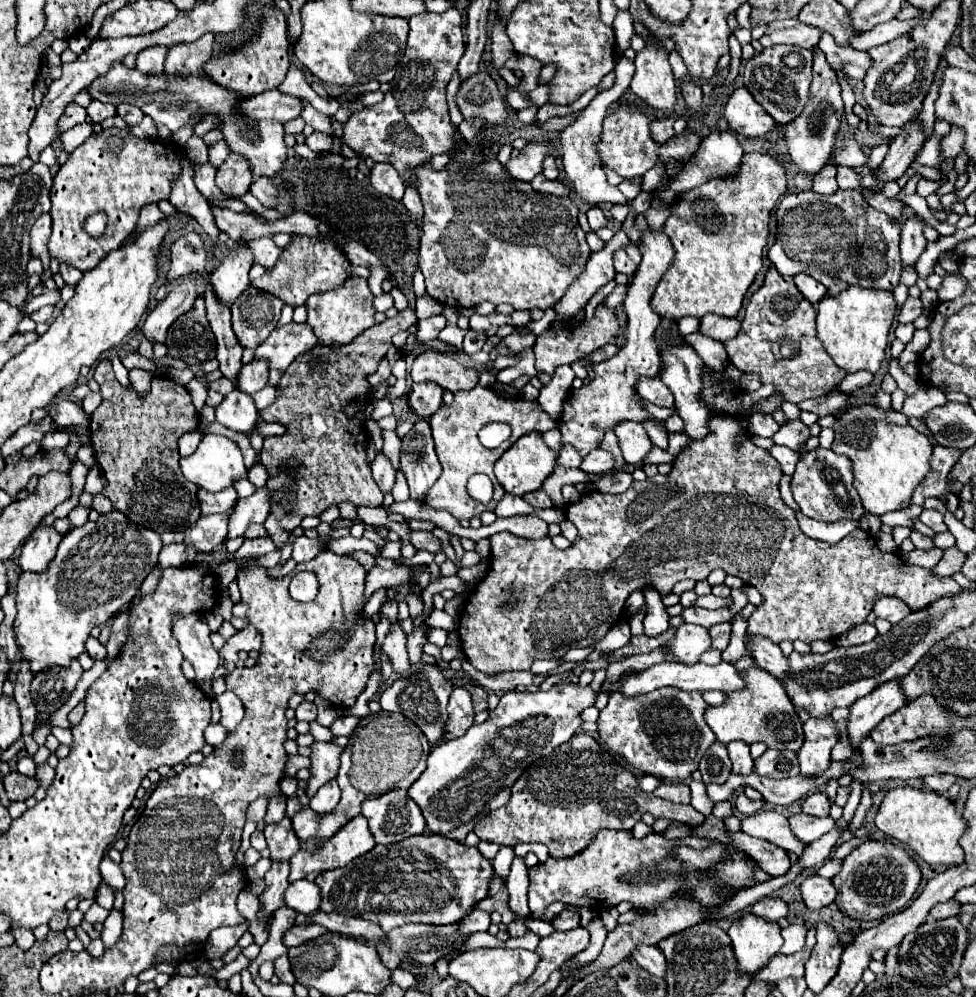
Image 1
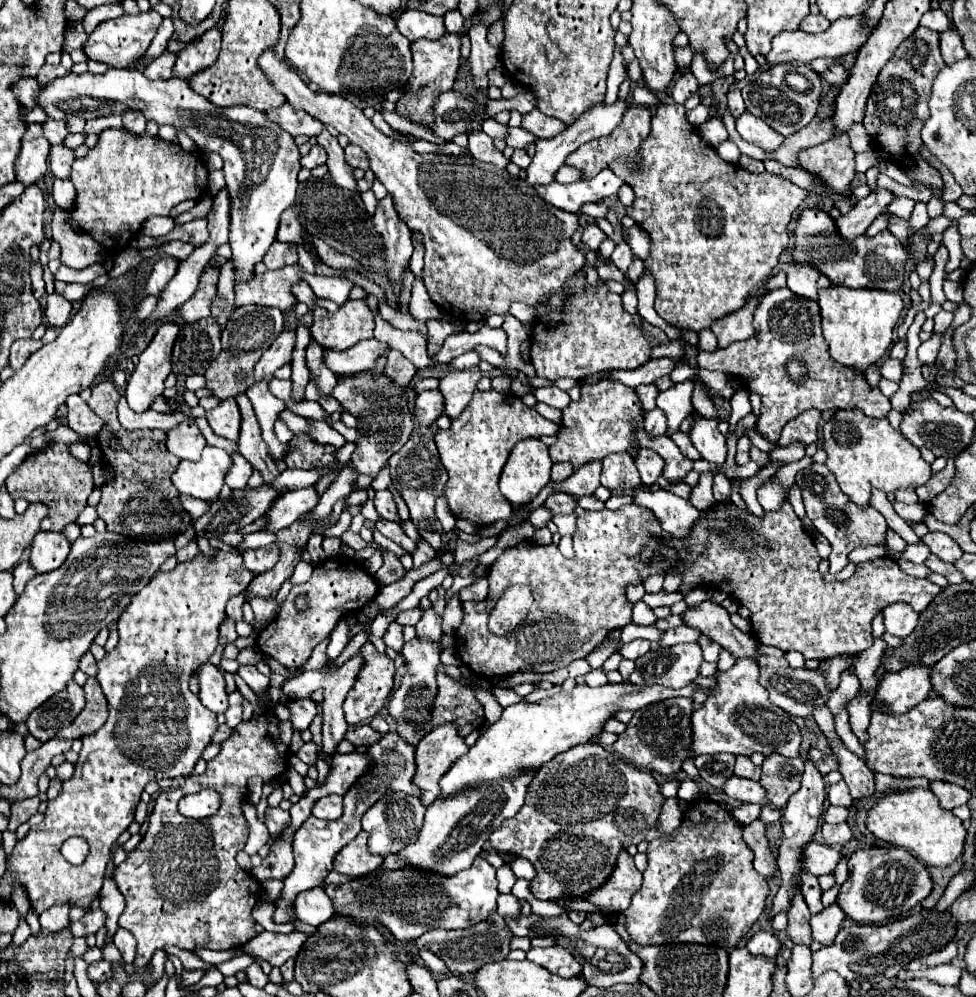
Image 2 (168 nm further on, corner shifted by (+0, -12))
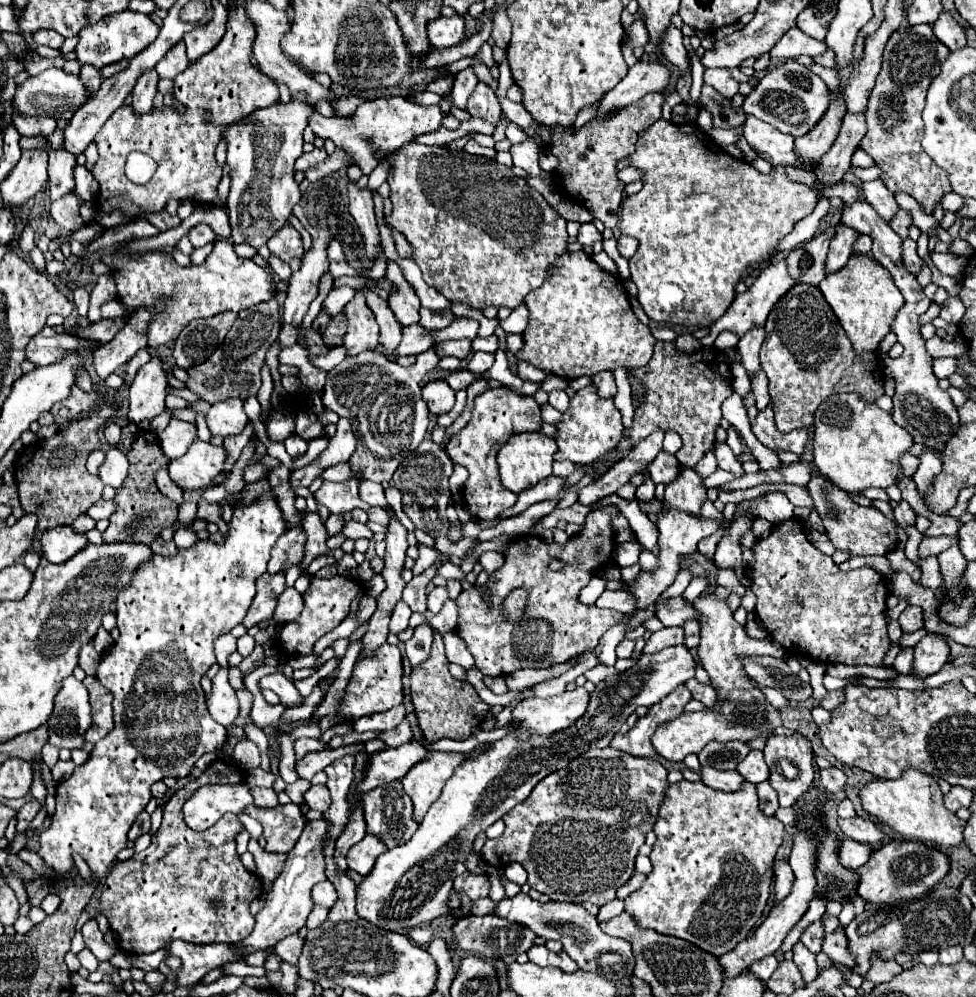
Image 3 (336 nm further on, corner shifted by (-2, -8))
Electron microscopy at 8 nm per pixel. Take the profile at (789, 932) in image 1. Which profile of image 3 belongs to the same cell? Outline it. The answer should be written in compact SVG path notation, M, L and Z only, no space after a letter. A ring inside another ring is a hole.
M796 943L792 947L792 953L794 953L794 963L798 965L802 977L806 981L814 981L818 977L818 965L816 965L816 959L814 959L816 955L810 953L804 943Z

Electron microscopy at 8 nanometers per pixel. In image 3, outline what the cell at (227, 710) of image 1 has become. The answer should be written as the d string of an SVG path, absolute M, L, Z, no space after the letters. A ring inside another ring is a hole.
M238 689L236 695L238 695L238 701L240 701L240 717L248 717L250 709L252 709L252 701L254 701L252 693L248 689Z

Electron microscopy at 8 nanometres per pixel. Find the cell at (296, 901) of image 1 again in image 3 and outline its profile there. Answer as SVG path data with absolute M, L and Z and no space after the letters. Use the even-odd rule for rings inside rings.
M322 881L318 883L314 889L312 889L312 899L314 903L318 905L324 905L324 907L332 907L336 903L336 889L330 881Z

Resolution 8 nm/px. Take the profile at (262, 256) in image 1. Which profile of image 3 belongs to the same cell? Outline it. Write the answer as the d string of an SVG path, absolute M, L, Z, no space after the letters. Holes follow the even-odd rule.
M288 223L286 227L282 227L282 231L278 231L270 241L268 247L274 255L278 255L282 261L290 261L294 257L302 257L304 247L302 247L302 237L300 233Z

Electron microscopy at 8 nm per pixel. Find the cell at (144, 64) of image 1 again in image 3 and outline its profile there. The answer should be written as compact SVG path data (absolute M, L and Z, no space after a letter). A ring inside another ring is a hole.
M176 43L166 55L164 59L156 65L156 71L160 77L166 77L166 79L174 79L178 73L182 73L186 67L188 67L188 59L186 59L186 47L184 43Z

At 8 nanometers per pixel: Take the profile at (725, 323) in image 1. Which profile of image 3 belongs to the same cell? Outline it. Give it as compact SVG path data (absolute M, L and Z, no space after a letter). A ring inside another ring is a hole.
M784 259L778 261L778 263L770 263L768 267L764 267L764 269L760 271L760 275L756 277L754 285L752 285L748 291L736 295L736 299L732 301L732 305L728 307L728 311L726 311L714 325L710 325L708 337L702 337L700 343L702 343L704 347L712 347L714 339L716 339L722 331L732 331L732 333L736 333L736 335L742 337L742 335L744 335L746 331L750 331L754 325L764 325L764 321L766 321L770 309L774 307L774 303L778 303L778 299L780 299L782 295L786 295L786 291L790 291L790 287L794 287L794 285L796 285L796 281L790 277Z

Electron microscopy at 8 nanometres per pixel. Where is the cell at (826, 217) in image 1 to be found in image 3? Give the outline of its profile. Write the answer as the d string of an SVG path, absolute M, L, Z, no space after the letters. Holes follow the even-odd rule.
M904 239L904 255L902 255L902 261L906 265L906 269L914 275L918 275L922 271L922 259L918 257L916 253L916 243L912 239Z

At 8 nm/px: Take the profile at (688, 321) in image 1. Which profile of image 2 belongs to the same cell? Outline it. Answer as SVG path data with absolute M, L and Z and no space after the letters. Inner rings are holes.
M702 329L698 333L698 351L700 349L706 349L706 351L716 351L718 345L716 345L716 337L710 329Z

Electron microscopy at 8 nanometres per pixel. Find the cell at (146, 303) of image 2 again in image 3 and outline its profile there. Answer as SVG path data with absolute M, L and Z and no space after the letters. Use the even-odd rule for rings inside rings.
M126 318L115 321L112 319L101 319L96 323L92 323L90 327L79 328L75 331L76 336L81 339L98 340L106 343L114 338L116 333L123 327L120 322L126 322Z

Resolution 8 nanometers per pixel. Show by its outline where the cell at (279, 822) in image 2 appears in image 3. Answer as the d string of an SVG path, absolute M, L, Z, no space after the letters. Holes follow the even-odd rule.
M250 787L250 793L254 797L256 807L276 807L278 805L278 795L274 789L262 789L262 787Z

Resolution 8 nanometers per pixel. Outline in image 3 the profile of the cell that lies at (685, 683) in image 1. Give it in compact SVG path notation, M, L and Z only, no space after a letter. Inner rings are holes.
M584 687L564 691L558 697L526 699L512 711L514 721L520 721L514 733L520 739L528 739L530 735L552 735L574 725L584 715L586 705L588 693Z

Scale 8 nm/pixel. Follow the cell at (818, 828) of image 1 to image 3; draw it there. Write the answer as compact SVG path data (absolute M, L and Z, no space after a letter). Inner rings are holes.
M854 817L854 819L838 819L838 827L848 839L854 839L858 843L886 843L888 835L872 821Z

